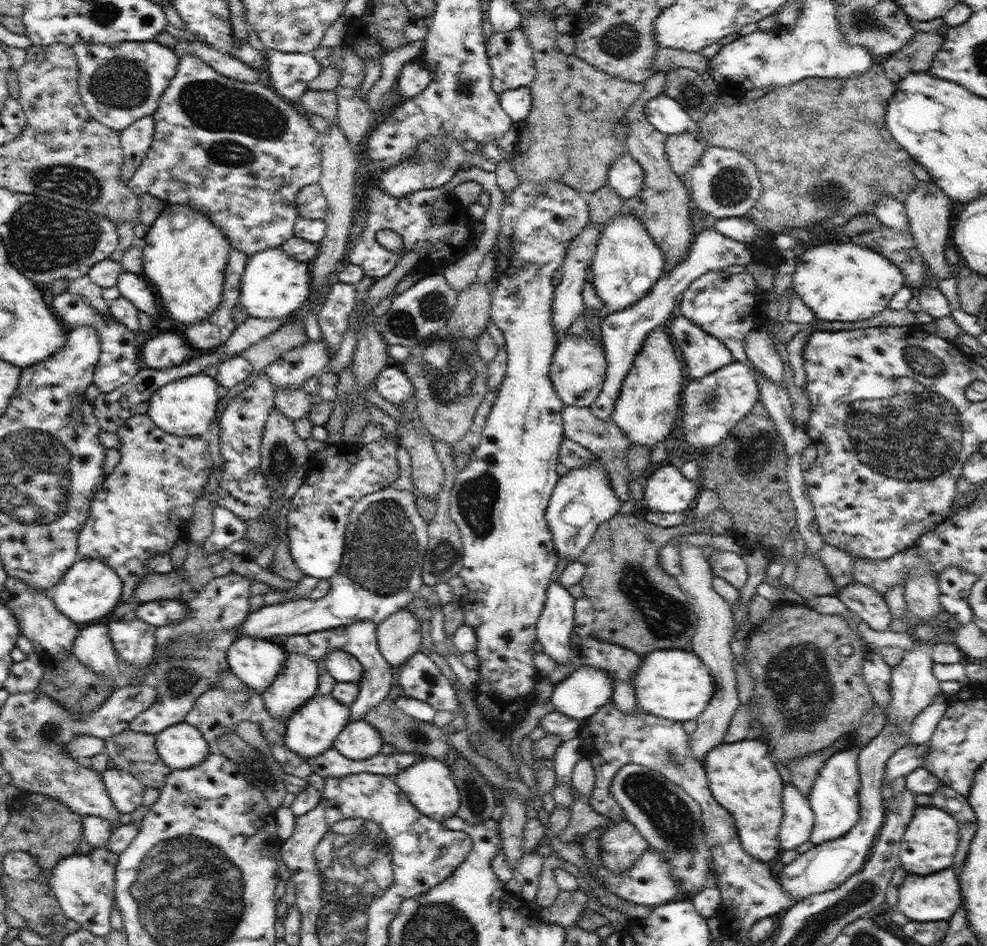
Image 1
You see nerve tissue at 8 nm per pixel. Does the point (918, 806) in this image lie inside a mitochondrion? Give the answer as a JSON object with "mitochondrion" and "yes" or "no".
{"mitochondrion":"no"}

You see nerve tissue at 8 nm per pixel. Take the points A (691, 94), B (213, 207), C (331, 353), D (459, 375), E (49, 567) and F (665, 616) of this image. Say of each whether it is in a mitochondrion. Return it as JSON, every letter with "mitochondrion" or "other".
{"A":"mitochondrion","B":"other","C":"other","D":"mitochondrion","E":"other","F":"mitochondrion"}

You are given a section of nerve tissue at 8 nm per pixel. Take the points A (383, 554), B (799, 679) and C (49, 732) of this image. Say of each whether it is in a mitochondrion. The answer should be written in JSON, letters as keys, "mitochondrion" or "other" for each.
{"A":"mitochondrion","B":"mitochondrion","C":"mitochondrion"}

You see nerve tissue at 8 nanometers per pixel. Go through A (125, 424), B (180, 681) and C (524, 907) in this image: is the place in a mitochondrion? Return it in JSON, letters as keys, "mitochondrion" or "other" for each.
{"A":"other","B":"mitochondrion","C":"other"}

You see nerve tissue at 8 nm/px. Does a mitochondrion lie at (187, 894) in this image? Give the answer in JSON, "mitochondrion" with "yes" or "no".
{"mitochondrion":"yes"}

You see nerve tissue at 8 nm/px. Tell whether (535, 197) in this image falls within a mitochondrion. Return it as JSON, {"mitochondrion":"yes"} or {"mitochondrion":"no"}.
{"mitochondrion":"yes"}

